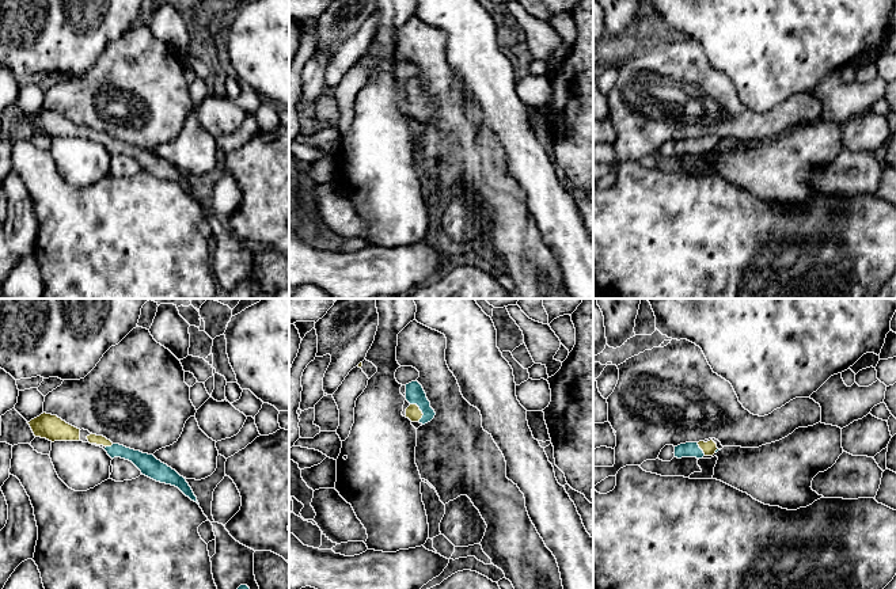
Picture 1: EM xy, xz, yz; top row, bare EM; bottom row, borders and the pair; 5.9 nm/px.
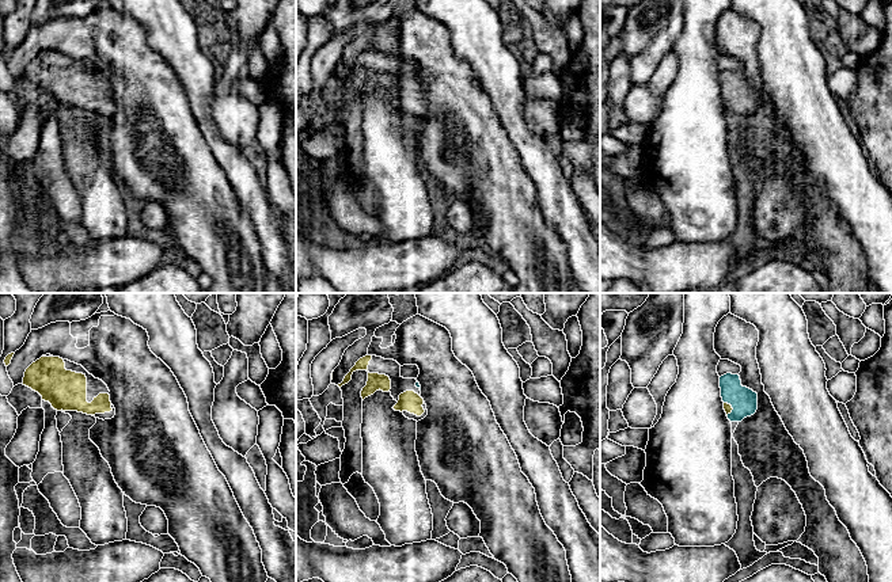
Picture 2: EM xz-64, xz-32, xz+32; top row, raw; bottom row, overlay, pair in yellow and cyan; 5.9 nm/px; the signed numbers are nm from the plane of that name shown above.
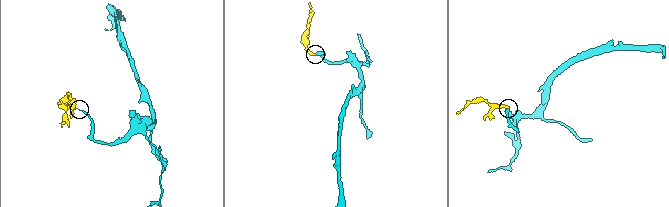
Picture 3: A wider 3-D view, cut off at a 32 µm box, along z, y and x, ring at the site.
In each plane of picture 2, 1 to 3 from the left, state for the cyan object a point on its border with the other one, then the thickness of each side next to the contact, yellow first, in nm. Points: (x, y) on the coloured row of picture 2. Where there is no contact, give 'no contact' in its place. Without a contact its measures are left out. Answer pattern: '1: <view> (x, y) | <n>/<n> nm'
1: no contact
2: no contact
3: xz+32 (731, 407) | 50/160 nm

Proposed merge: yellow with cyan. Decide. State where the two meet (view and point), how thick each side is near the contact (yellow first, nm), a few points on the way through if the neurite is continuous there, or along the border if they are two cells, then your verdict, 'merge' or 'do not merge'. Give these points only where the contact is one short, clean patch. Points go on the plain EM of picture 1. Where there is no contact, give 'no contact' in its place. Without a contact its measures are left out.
meets yellow in xz at (420, 106); 90 nm thick on the yellow side, 110 nm on the other; runs through xz (413, 109), (420, 106), (414, 88); merge

